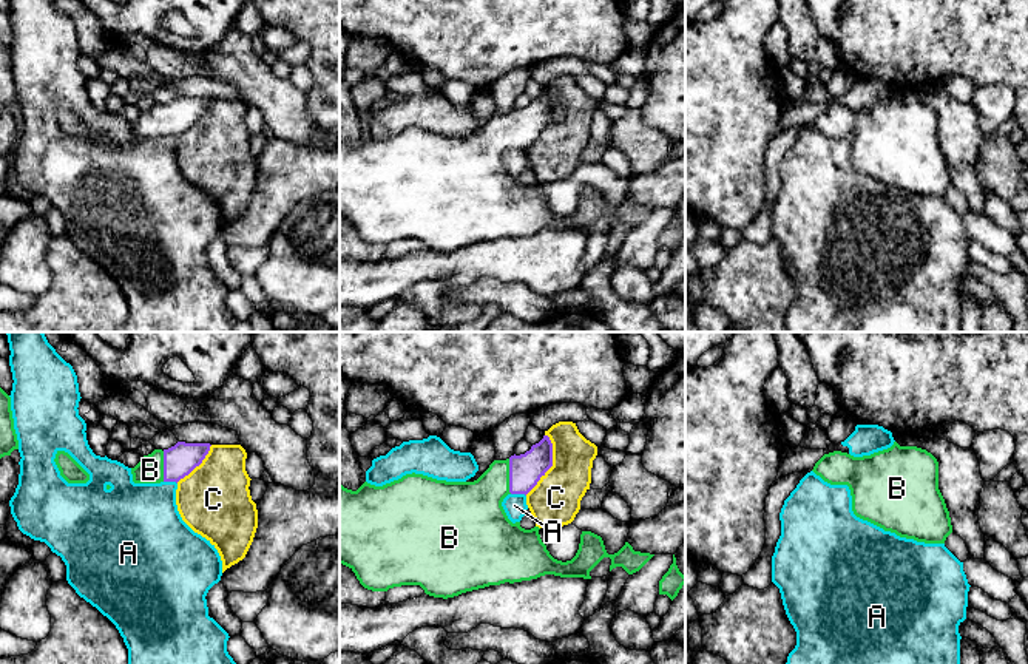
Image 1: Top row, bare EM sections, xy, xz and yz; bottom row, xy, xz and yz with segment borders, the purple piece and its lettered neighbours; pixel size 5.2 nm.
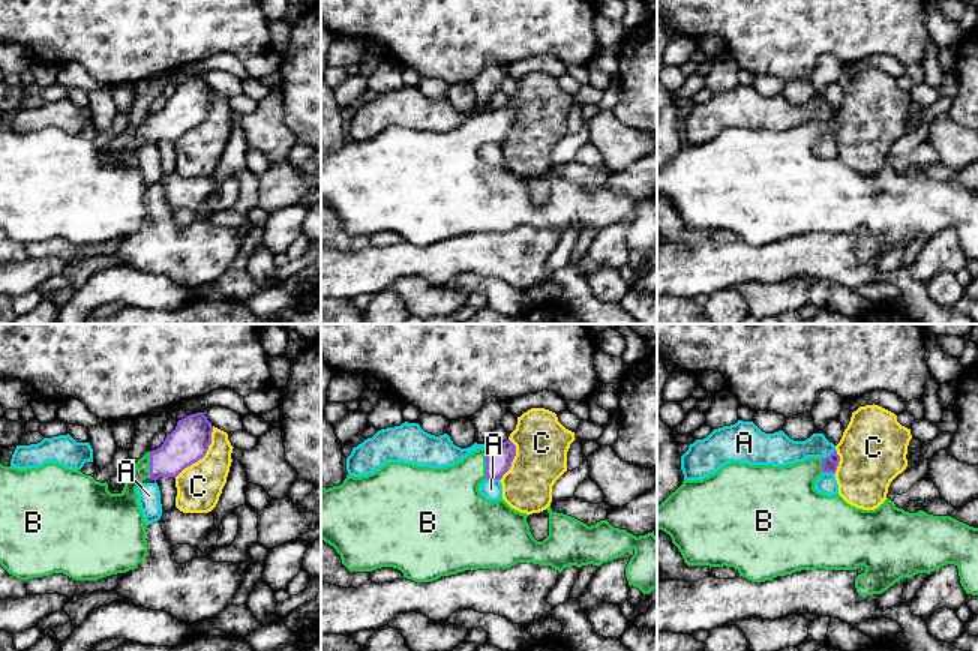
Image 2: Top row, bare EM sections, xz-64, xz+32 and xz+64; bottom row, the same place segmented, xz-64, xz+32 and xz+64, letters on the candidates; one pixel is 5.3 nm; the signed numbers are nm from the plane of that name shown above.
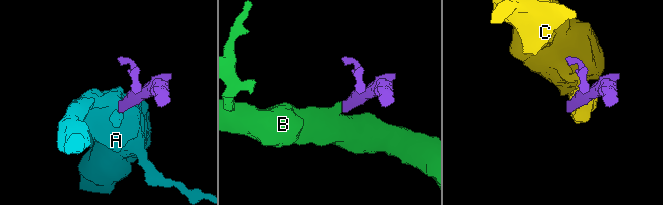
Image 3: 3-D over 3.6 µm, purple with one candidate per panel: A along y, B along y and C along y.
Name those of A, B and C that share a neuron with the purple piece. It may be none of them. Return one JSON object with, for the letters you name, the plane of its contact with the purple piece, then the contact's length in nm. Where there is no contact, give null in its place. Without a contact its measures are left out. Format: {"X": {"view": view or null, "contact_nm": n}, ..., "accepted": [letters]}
{"B": {"view": "xz", "contact_nm": 180}, "accepted": ["B"]}

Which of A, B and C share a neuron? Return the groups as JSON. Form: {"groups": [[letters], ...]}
{"groups": [["A"], ["B"], ["C"]]}

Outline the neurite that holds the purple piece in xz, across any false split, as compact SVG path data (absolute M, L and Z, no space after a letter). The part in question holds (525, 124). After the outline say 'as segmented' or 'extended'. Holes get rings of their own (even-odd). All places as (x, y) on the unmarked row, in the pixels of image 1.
M548 90L520 110L494 114L474 136L446 136L423 128L406 128L375 141L364 136L357 145L340 139L340 218L349 221L360 238L372 246L401 239L420 239L434 252L454 252L466 246L545 229L591 233L590 225L610 212L610 225L622 221L639 225L654 208L625 199L608 208L600 190L582 185L571 215L554 213L542 196L539 181L525 184L512 178L502 156L508 148L528 148L553 120L553 97Z; extended

